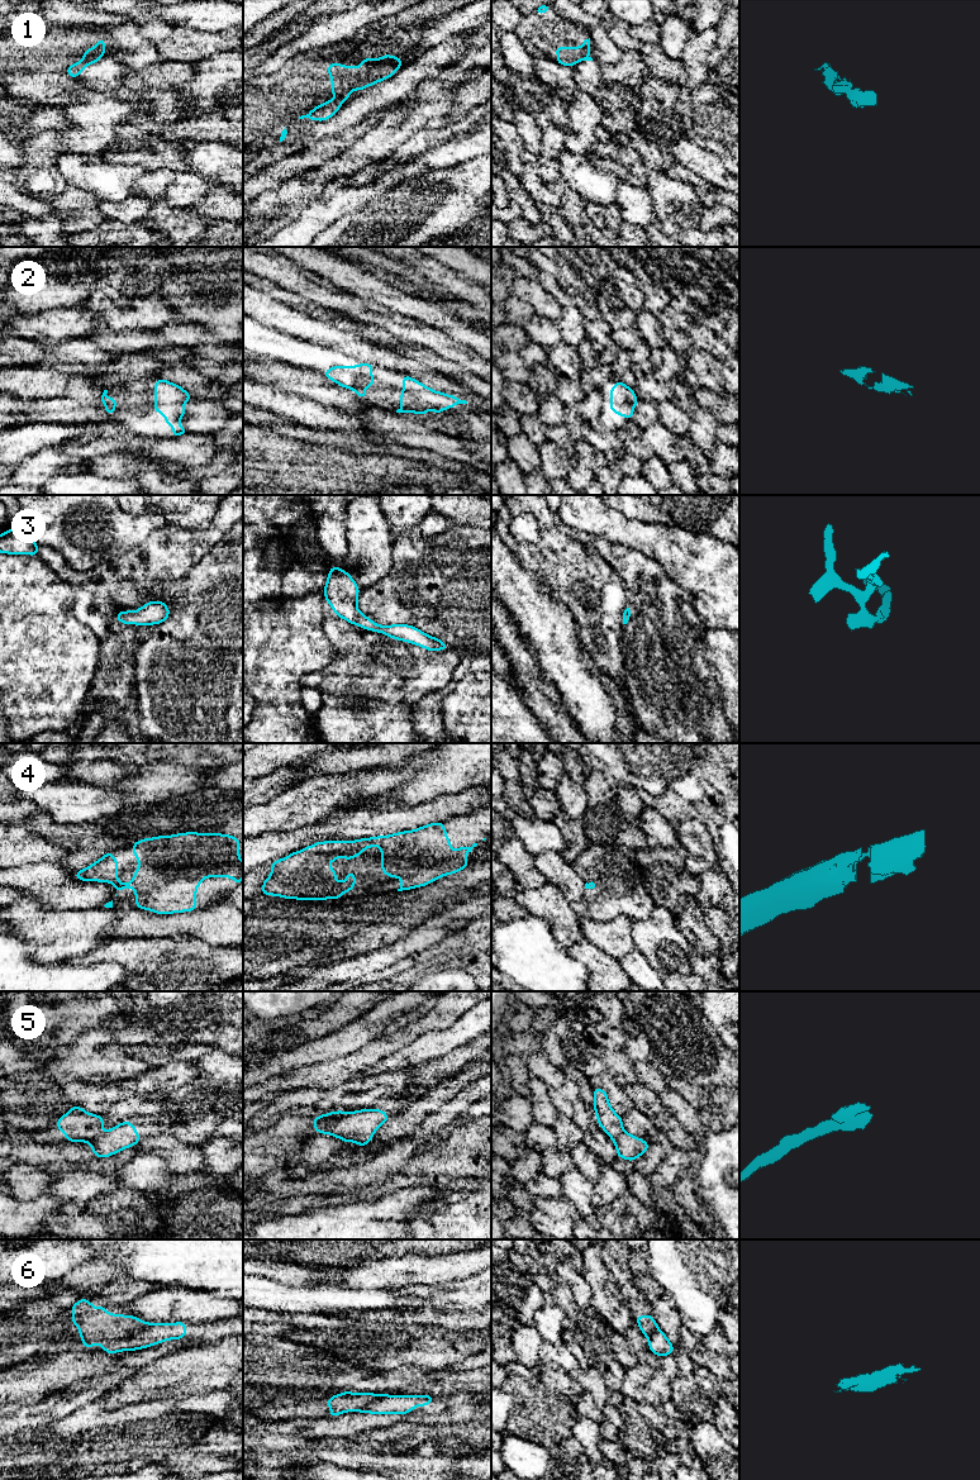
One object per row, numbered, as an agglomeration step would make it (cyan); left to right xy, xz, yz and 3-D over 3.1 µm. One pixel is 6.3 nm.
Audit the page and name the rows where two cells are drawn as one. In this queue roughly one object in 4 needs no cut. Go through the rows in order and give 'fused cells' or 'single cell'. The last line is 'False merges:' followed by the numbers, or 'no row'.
1: fused cells
2: single cell
3: single cell
4: single cell
5: fused cells
6: fused cells
False merges: 1, 5, 6

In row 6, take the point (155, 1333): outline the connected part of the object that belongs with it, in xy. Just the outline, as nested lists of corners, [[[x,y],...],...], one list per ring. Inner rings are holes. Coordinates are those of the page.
[[[152,1323],[139,1328],[133,1334],[103,1343],[103,1350],[106,1353],[115,1353],[120,1351],[135,1351],[158,1345],[168,1339],[181,1339],[186,1334],[186,1323]]]

